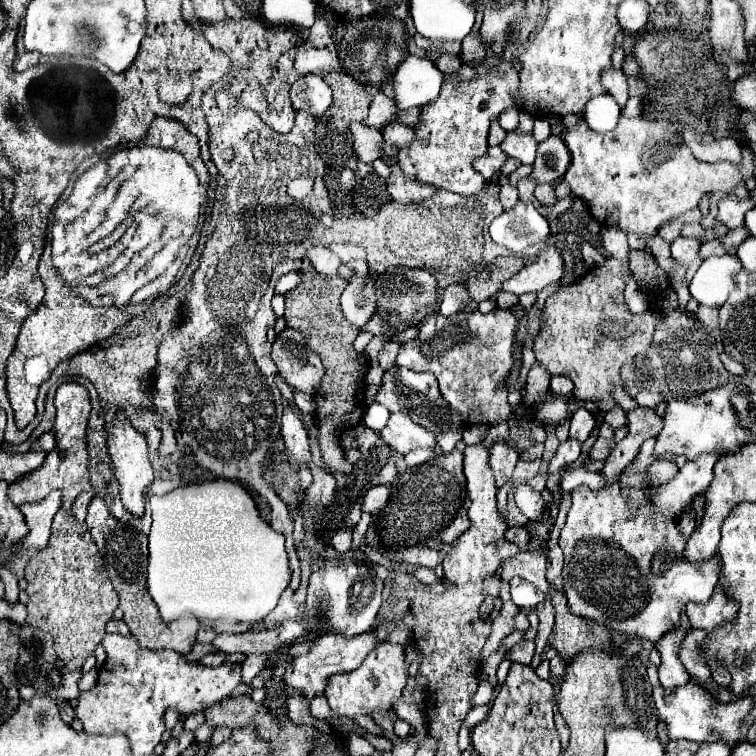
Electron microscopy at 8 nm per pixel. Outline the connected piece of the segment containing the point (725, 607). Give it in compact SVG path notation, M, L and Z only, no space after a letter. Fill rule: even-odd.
M720 585L714 589L714 595L710 597L708 603L690 603L686 607L686 615L696 629L704 629L706 633L712 633L724 623L730 623L738 615L738 603L728 599Z

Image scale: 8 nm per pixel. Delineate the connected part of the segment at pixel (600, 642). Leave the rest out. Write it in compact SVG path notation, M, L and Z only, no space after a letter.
M550 585L550 597L556 609L556 623L550 635L550 645L566 661L572 661L582 649L606 649L610 651L610 633L604 625L576 617L570 613L562 591Z

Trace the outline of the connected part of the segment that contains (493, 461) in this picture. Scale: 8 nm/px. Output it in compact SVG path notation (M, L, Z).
M494 443L490 449L490 469L494 471L496 485L502 487L510 481L512 471L518 463L518 453L510 449L506 443Z

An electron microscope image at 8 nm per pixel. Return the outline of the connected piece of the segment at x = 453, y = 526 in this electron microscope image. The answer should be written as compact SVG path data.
M466 497L458 515L456 515L456 519L454 519L454 521L440 533L440 541L442 541L444 545L448 545L448 543L452 543L454 539L458 539L458 537L470 527L470 519L468 519L467 514L470 505L471 500L469 497Z

